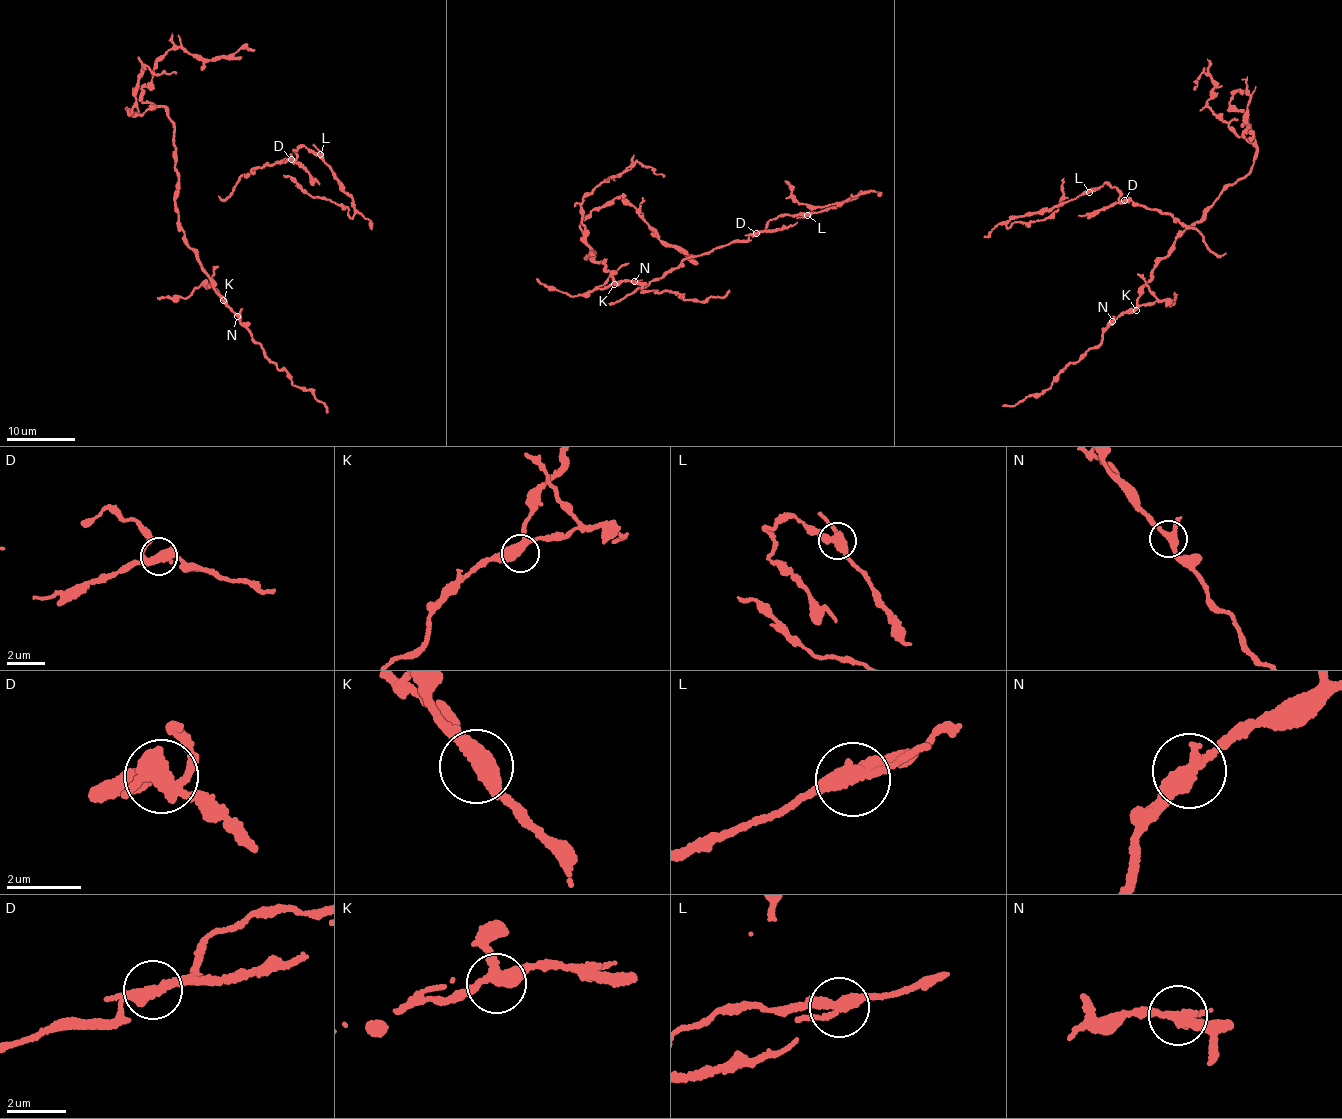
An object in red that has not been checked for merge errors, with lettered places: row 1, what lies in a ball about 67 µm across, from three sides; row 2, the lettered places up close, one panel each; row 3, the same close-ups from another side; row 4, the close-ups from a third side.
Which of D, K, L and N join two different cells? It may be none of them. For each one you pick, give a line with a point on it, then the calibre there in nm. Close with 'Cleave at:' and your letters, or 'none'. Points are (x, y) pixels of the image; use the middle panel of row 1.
D: place (756, 233); calibre 360 nm
Cleave at: D

